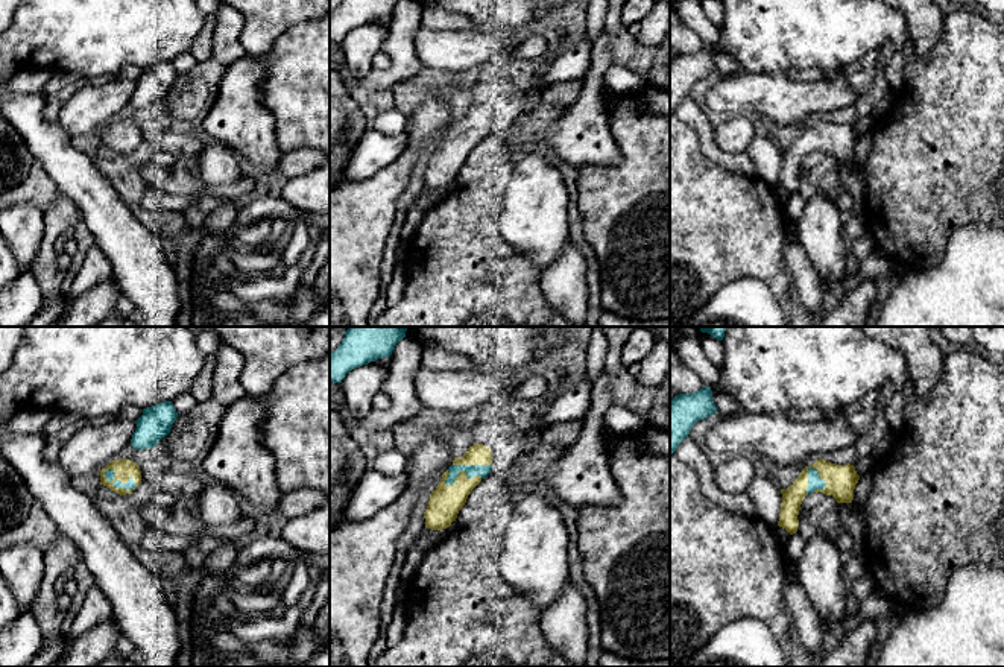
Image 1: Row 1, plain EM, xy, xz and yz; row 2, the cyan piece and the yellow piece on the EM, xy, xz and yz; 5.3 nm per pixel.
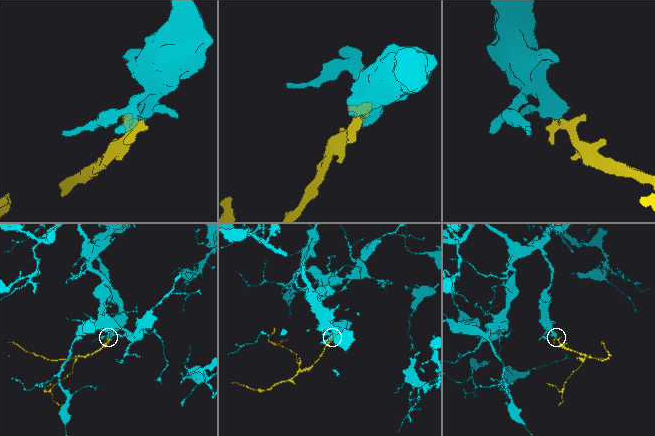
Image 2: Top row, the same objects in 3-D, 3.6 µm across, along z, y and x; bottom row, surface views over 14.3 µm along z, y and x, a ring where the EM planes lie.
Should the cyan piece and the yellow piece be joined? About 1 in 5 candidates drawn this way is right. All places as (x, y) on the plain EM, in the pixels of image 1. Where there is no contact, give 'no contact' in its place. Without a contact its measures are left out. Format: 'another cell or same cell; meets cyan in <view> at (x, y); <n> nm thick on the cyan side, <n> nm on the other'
same cell; meets cyan in xy at (119, 146); 50 nm thick on the cyan side, 110 nm on the other

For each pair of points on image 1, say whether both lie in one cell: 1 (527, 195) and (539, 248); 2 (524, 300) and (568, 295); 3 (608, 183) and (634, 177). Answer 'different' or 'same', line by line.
1: same
2: different
3: same

